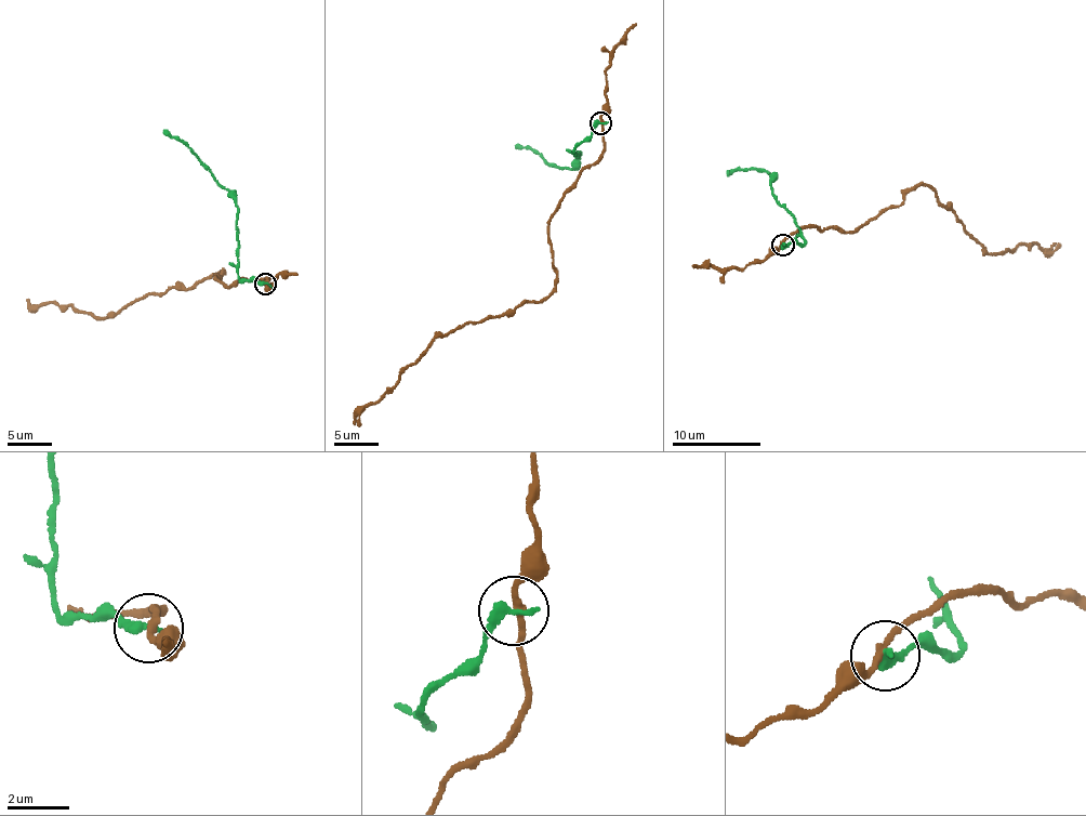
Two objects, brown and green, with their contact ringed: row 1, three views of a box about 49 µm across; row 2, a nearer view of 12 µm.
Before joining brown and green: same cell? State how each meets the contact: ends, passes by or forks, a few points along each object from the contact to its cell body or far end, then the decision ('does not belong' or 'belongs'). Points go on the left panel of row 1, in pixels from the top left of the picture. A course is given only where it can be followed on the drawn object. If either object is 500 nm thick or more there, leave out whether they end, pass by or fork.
brown passes by; green ends there; brown runs (264, 284), (241, 278), (232, 287), (215, 280), (220, 272), (188, 288), (136, 298), (103, 318), (27, 300); green runs (265, 285), (239, 279), (235, 194), (164, 129); does not belong

